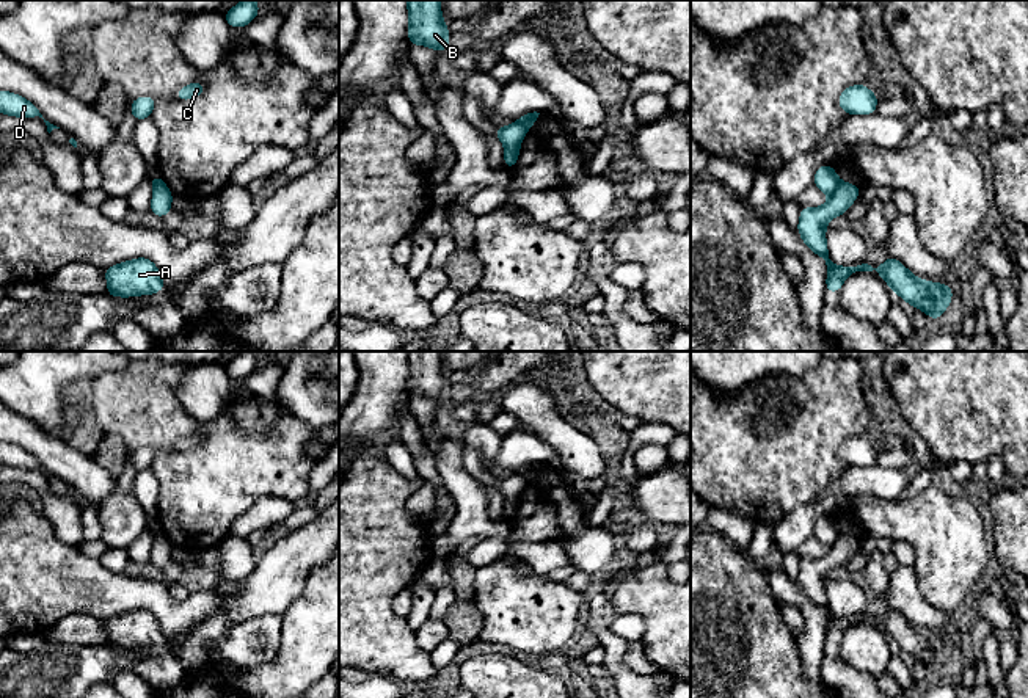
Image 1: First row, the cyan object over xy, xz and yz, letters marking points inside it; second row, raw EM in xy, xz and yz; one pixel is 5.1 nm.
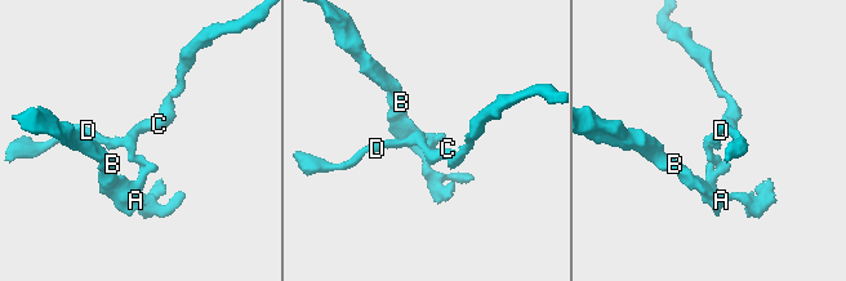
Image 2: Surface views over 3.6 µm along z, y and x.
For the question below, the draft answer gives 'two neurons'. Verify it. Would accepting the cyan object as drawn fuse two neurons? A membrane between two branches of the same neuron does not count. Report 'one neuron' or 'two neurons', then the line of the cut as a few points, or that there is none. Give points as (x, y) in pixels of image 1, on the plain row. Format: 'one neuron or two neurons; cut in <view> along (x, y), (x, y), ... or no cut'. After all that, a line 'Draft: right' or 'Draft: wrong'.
two neurons; cut in xz along (506, 496), (518, 498)
Draft: right

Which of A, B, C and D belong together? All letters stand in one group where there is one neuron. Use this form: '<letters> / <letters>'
A B / C D

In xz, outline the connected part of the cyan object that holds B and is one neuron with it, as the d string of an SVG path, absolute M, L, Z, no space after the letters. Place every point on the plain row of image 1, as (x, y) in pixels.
M406 351L410 397L419 395L438 405L449 398L449 381L443 372L439 351Z

